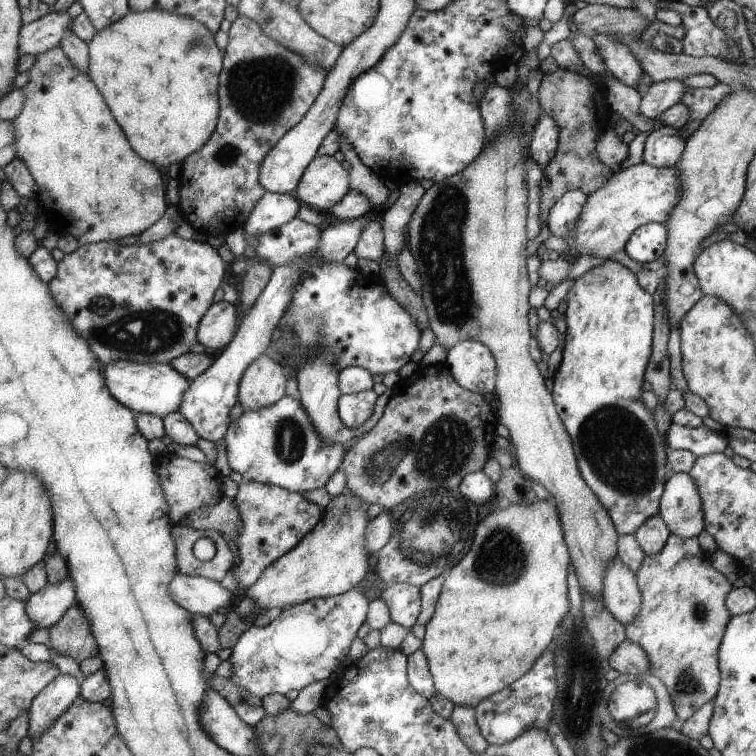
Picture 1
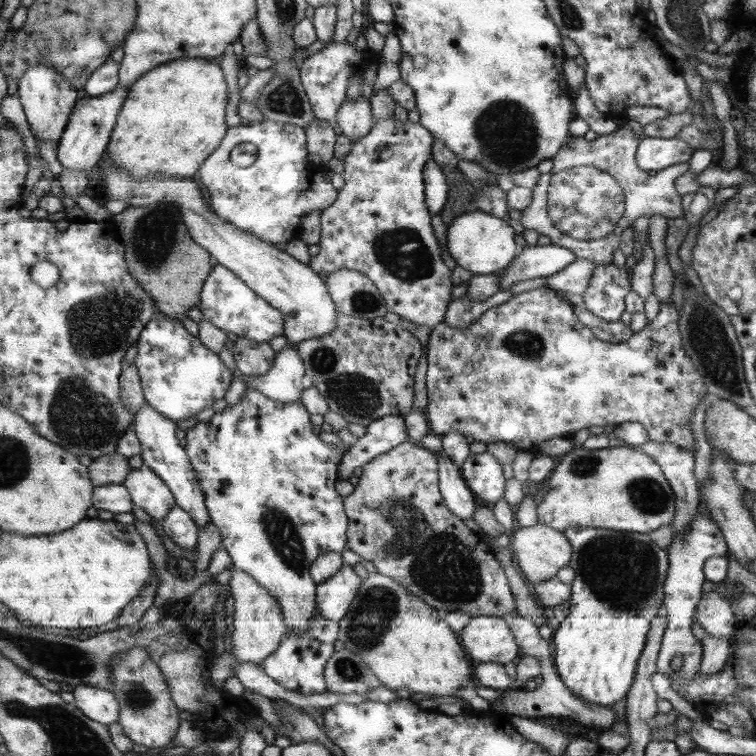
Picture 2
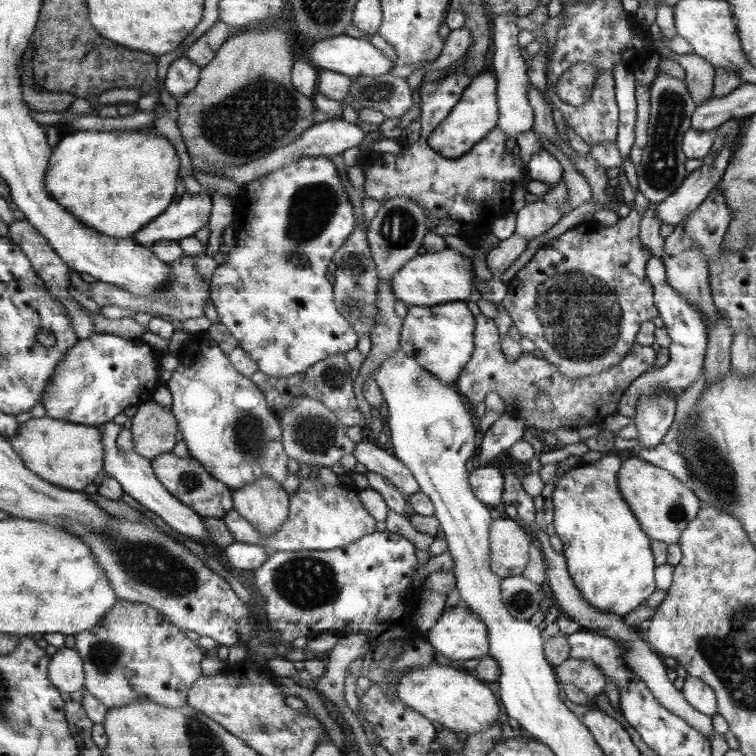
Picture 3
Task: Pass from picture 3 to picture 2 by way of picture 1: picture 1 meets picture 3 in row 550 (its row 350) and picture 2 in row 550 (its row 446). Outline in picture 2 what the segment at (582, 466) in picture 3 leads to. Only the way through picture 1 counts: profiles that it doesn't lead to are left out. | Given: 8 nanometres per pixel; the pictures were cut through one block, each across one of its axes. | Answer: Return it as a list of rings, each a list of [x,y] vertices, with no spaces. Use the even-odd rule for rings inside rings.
[[[573,526],[564,534],[574,549],[569,566],[574,569],[575,579],[571,585],[570,613],[550,640],[555,671],[574,696],[611,708],[630,692],[651,622],[662,612],[670,556],[668,550],[660,548],[648,533]]]

